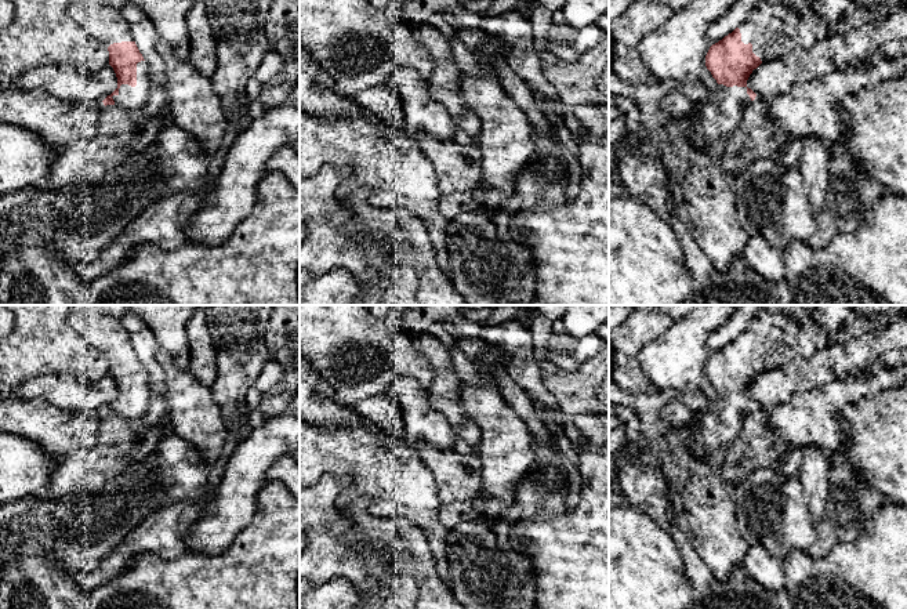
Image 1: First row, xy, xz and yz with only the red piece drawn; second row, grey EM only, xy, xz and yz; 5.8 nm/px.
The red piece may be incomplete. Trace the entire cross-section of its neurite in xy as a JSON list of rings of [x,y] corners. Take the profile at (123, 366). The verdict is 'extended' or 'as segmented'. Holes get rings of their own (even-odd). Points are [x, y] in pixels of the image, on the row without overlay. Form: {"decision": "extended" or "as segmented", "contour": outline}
{"decision": "extended", "contour": [[[70,305],[66,322],[83,342],[109,360],[108,374],[116,383],[117,398],[102,410],[104,414],[144,418],[150,398],[148,376],[121,323],[92,305]]]}

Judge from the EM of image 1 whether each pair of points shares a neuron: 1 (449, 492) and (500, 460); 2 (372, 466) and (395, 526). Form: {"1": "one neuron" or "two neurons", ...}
{"1": "two neurons", "2": "two neurons"}

